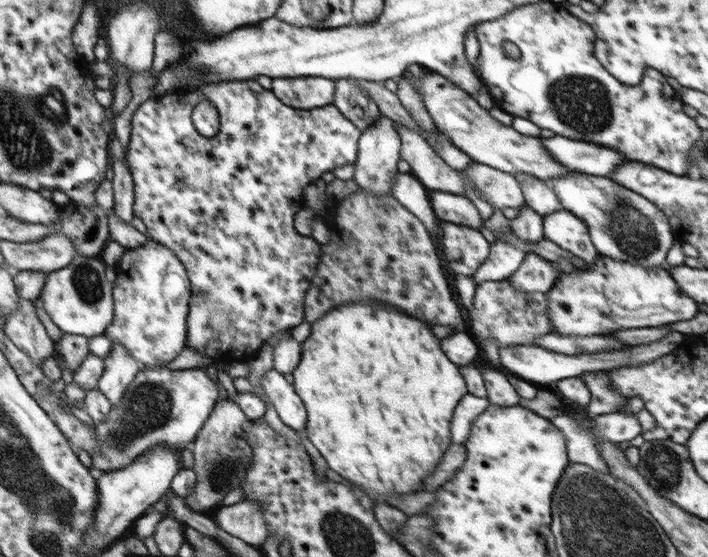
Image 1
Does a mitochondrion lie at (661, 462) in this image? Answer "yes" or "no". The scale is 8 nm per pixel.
yes

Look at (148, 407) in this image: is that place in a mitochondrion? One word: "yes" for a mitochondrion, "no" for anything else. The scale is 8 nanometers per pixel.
yes

